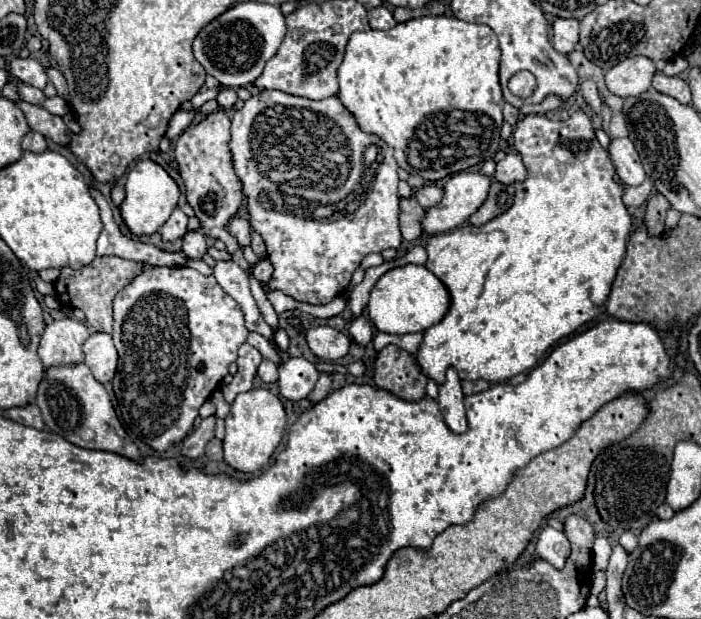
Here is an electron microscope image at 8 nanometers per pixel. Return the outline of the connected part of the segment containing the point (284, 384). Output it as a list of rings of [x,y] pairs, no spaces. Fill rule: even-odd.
[[[288,359],[278,367],[280,395],[290,401],[300,401],[310,395],[320,373],[314,363],[306,359]]]

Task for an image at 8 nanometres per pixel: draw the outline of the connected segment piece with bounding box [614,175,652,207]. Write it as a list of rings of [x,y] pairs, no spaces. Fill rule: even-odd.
[[[614,175],[614,181],[624,189],[624,195],[622,195],[622,201],[628,205],[628,207],[640,207],[646,199],[648,199],[648,195],[650,195],[650,189],[652,189],[652,181],[650,179],[646,179],[642,185],[638,185],[638,187],[630,187],[630,185],[624,185],[620,179],[618,179],[618,175]]]

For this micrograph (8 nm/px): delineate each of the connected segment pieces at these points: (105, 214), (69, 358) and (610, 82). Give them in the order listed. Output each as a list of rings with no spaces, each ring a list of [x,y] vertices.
[[[90,187],[90,195],[96,201],[102,223],[104,223],[104,231],[98,237],[98,249],[96,249],[98,257],[114,255],[114,257],[130,259],[130,261],[142,261],[152,267],[164,267],[164,265],[166,267],[184,267],[186,265],[184,253],[166,253],[166,251],[156,249],[154,245],[148,245],[138,239],[130,239],[130,237],[122,235],[118,225],[112,219],[112,211],[110,211],[110,205],[104,199],[104,195],[94,187]]]
[[[56,319],[46,325],[38,355],[46,367],[64,365],[64,363],[82,363],[82,343],[90,337],[86,323],[78,319]]]
[[[630,57],[606,73],[606,87],[618,97],[640,95],[650,89],[654,73],[654,61],[646,57]]]

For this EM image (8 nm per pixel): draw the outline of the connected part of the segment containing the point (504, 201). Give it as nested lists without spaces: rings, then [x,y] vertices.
[[[494,181],[490,187],[490,195],[484,201],[484,205],[470,217],[470,223],[474,227],[482,227],[484,223],[488,223],[490,219],[506,213],[514,203],[514,187],[512,185],[504,185]]]

